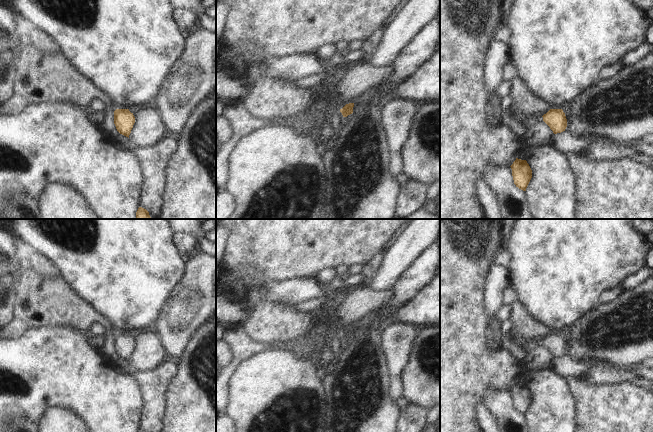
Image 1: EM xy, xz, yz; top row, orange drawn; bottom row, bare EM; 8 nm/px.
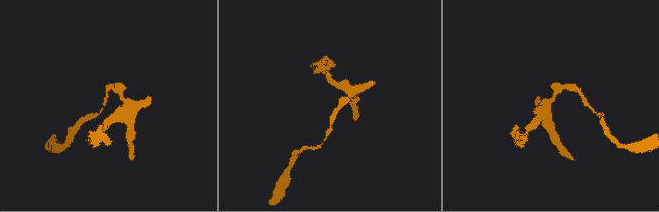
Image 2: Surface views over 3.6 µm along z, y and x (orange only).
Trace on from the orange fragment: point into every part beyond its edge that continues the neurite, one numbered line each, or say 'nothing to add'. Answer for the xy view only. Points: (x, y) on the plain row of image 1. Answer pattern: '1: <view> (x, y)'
nothing to add

